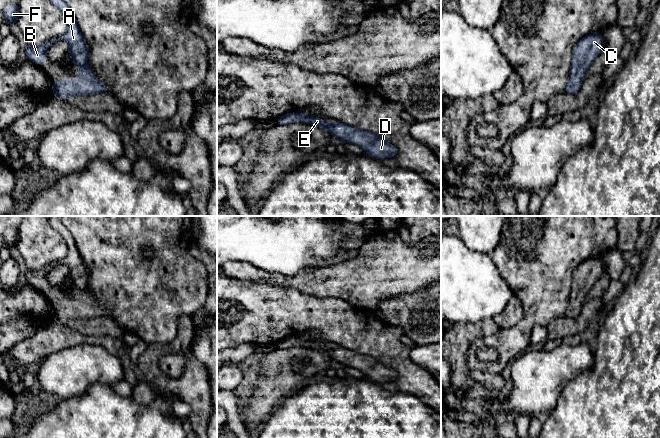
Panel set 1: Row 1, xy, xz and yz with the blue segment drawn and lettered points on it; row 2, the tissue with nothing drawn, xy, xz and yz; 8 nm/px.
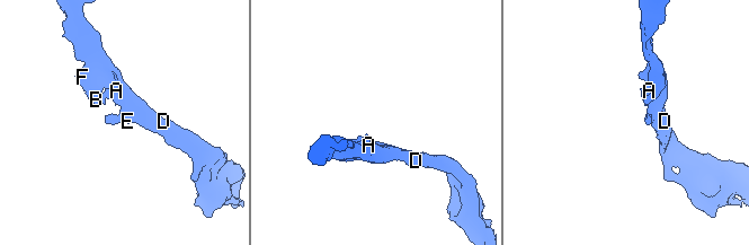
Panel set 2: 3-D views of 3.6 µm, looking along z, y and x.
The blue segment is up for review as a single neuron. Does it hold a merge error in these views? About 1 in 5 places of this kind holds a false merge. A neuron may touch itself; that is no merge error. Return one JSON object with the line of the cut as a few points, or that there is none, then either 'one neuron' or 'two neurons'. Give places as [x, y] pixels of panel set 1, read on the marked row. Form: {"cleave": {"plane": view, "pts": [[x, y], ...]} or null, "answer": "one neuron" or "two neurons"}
{"cleave": null, "answer": "one neuron"}

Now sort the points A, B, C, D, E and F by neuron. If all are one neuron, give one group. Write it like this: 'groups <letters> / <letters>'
groups A B C D E F

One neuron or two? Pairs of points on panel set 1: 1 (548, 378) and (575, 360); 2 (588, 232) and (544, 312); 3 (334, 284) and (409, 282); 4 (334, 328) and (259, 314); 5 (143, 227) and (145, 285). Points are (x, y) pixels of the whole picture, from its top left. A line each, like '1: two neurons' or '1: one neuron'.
1: one neuron
2: one neuron
3: one neuron
4: one neuron
5: one neuron

